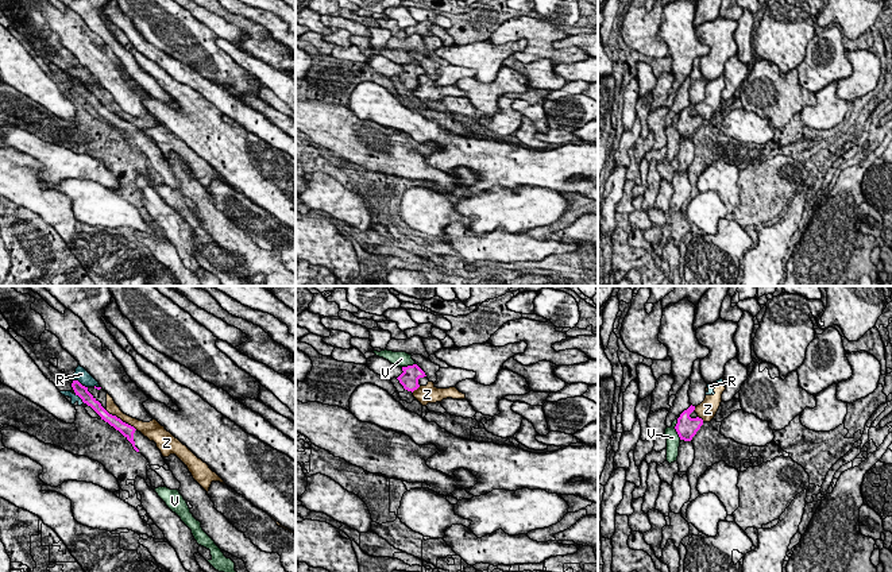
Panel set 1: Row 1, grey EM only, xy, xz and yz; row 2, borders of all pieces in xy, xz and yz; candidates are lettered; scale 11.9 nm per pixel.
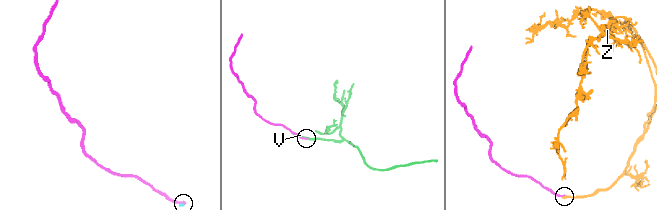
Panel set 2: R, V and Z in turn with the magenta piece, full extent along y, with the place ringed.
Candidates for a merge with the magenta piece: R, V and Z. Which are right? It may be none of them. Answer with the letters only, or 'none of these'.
none of these

